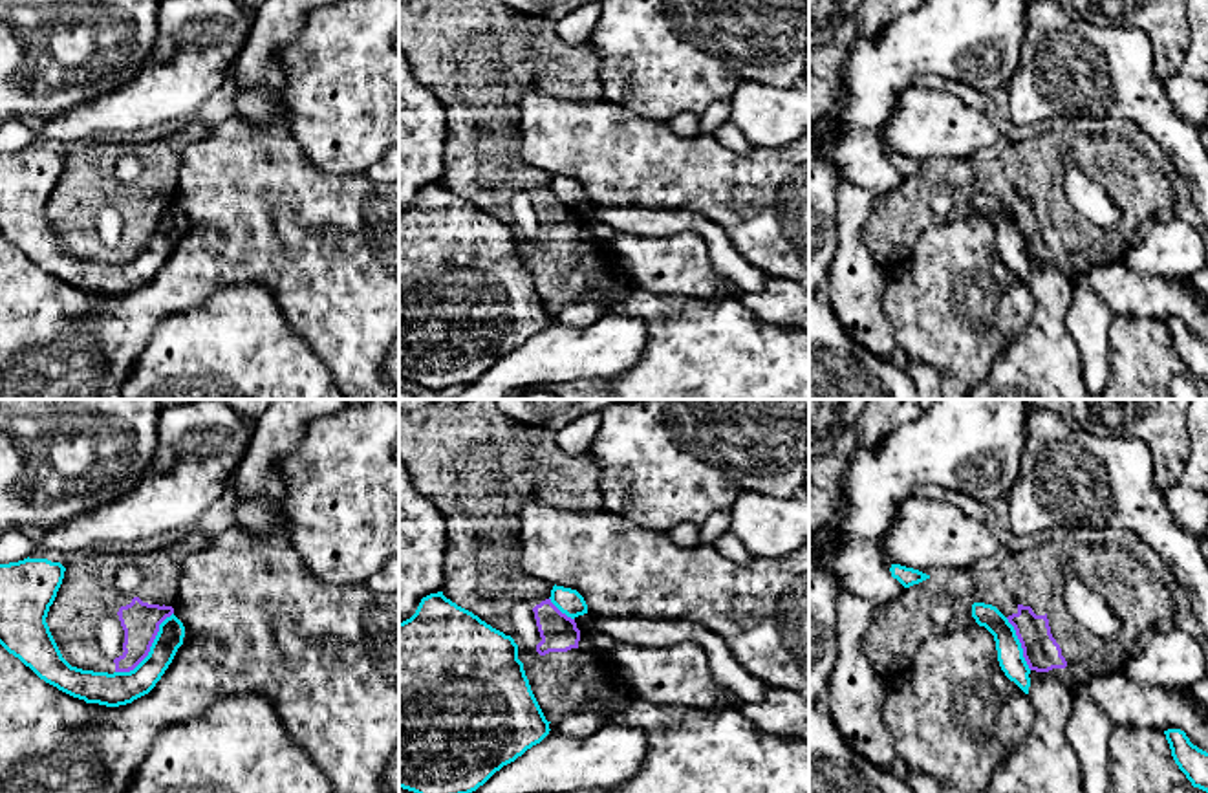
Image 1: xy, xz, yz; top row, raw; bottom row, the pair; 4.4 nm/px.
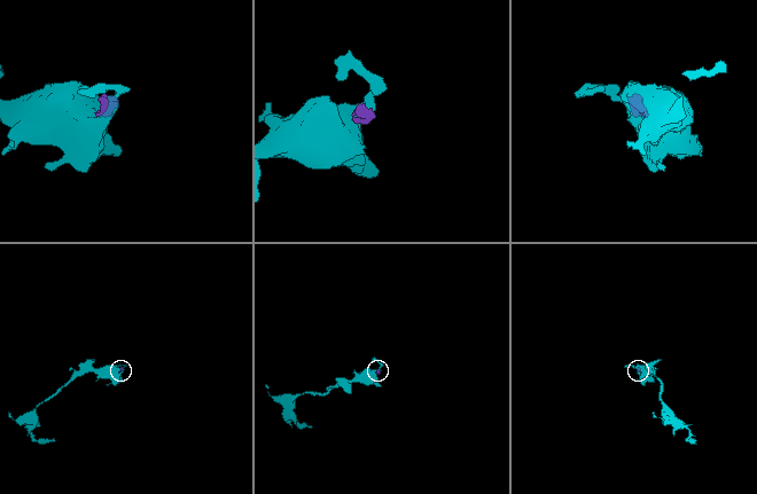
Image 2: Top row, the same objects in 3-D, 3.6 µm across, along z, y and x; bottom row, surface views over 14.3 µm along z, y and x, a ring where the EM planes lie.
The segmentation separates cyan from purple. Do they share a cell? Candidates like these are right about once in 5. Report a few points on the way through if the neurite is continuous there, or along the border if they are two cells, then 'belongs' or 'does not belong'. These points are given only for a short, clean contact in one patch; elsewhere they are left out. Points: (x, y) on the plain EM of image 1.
does not belong

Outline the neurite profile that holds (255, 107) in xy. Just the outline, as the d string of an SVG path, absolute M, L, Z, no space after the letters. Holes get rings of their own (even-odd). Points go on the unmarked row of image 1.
M236 92L234 108L238 117L249 123L271 123L273 121L273 103L267 93L254 92Z

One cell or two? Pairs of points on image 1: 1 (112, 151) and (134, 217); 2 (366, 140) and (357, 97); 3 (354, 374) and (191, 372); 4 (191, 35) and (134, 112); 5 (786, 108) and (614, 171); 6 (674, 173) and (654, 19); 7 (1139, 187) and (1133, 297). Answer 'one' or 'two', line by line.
1: one
2: one
3: two
4: one
5: two
6: two
7: two

